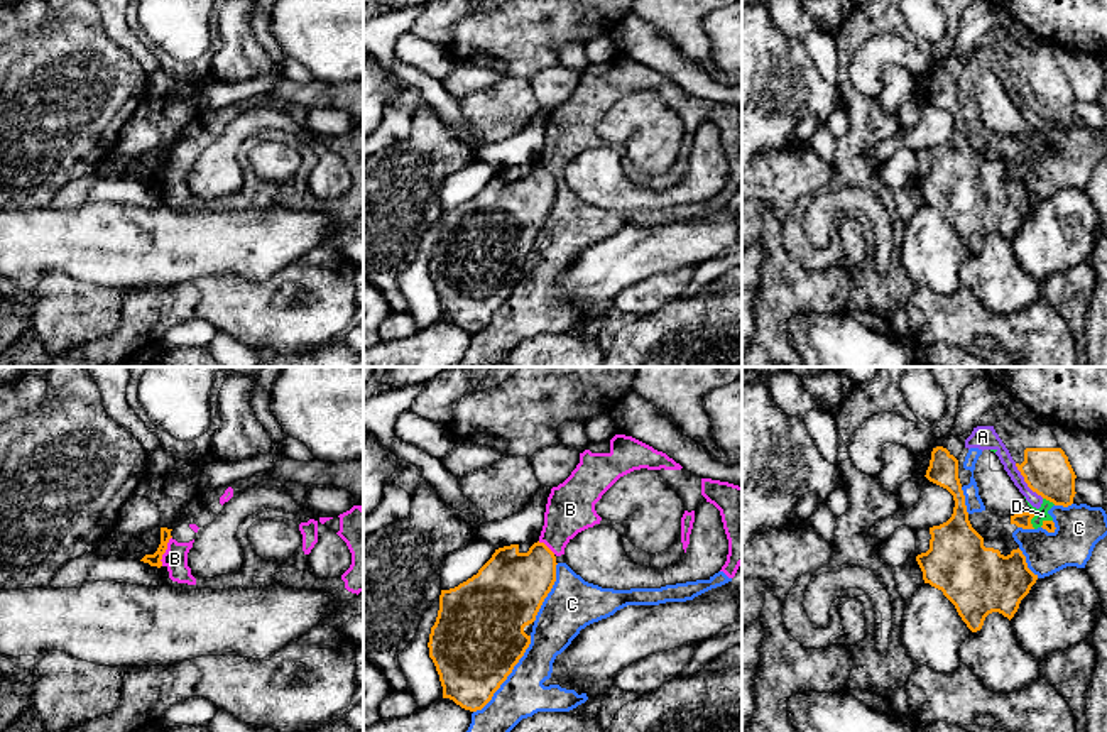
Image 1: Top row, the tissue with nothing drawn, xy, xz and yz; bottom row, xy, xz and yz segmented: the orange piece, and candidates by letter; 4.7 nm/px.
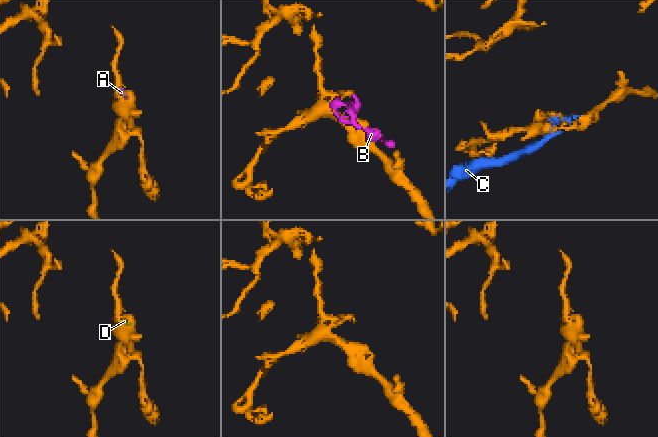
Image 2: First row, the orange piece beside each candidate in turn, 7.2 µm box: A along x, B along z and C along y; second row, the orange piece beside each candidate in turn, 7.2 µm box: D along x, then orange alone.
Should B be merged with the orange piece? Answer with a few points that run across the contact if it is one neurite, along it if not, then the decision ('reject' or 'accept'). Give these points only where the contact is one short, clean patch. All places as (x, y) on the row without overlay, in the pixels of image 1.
xy (171, 158), (161, 186) | reject

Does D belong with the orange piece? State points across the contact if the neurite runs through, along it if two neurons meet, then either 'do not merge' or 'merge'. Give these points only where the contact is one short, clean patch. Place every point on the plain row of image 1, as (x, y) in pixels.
do not merge

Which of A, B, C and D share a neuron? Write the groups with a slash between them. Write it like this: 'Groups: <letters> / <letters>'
Groups: A B C D

